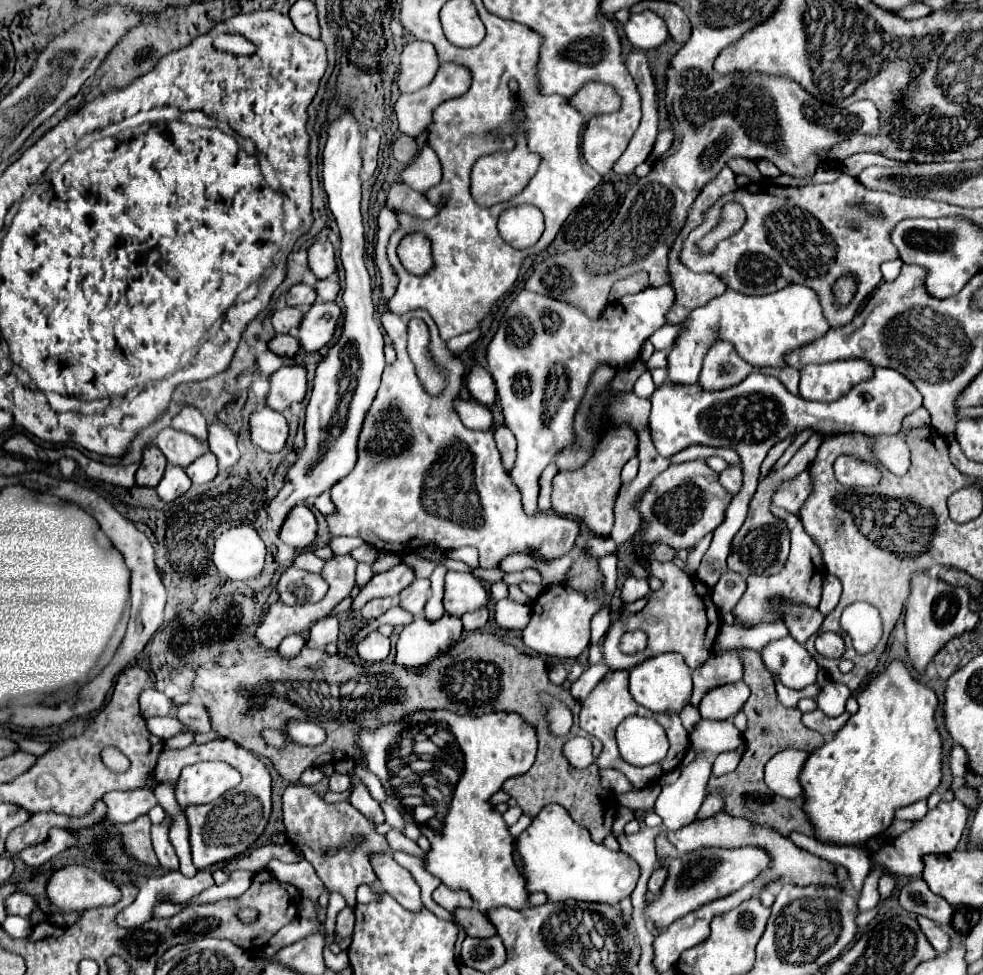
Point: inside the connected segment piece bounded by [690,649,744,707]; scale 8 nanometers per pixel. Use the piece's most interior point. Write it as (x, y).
(716, 671)

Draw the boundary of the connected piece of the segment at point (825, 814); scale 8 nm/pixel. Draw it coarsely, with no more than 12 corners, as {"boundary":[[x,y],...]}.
{"boundary":[[900,659],[800,773],[816,837],[864,843],[942,781],[938,695]]}

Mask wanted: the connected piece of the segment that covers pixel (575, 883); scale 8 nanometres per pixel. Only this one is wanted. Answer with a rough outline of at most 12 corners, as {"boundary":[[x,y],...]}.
{"boundary":[[560,805],[516,837],[528,891],[616,907],[634,859]]}

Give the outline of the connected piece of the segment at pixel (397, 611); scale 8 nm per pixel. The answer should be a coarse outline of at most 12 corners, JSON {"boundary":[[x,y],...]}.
{"boundary":[[392,605],[378,621],[394,627],[406,627],[414,617]]}

